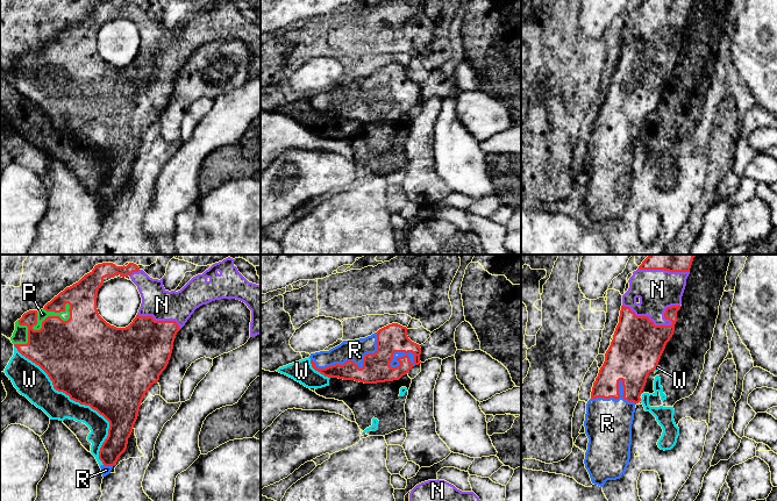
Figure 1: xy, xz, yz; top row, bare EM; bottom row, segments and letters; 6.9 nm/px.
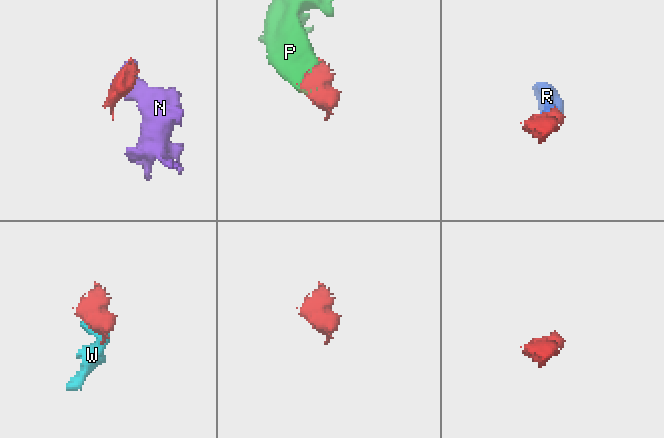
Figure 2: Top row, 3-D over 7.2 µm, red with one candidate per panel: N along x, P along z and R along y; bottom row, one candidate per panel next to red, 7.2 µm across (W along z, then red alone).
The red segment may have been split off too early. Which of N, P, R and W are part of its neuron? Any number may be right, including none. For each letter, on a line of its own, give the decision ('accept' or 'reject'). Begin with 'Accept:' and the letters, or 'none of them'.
Accept: N, P, R
N: accept
P: accept
R: accept
W: reject

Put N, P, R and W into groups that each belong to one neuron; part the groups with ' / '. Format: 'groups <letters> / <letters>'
groups N P R / W

